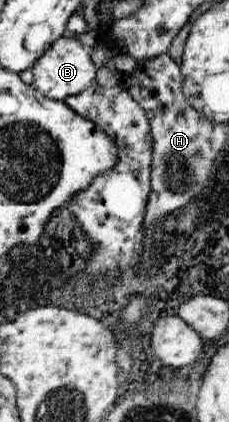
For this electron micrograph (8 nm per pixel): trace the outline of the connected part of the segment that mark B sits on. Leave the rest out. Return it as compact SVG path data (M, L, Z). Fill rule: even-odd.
M63 35L33 65L33 86L43 95L61 101L71 94L78 94L96 81L97 66L88 50L74 35Z

